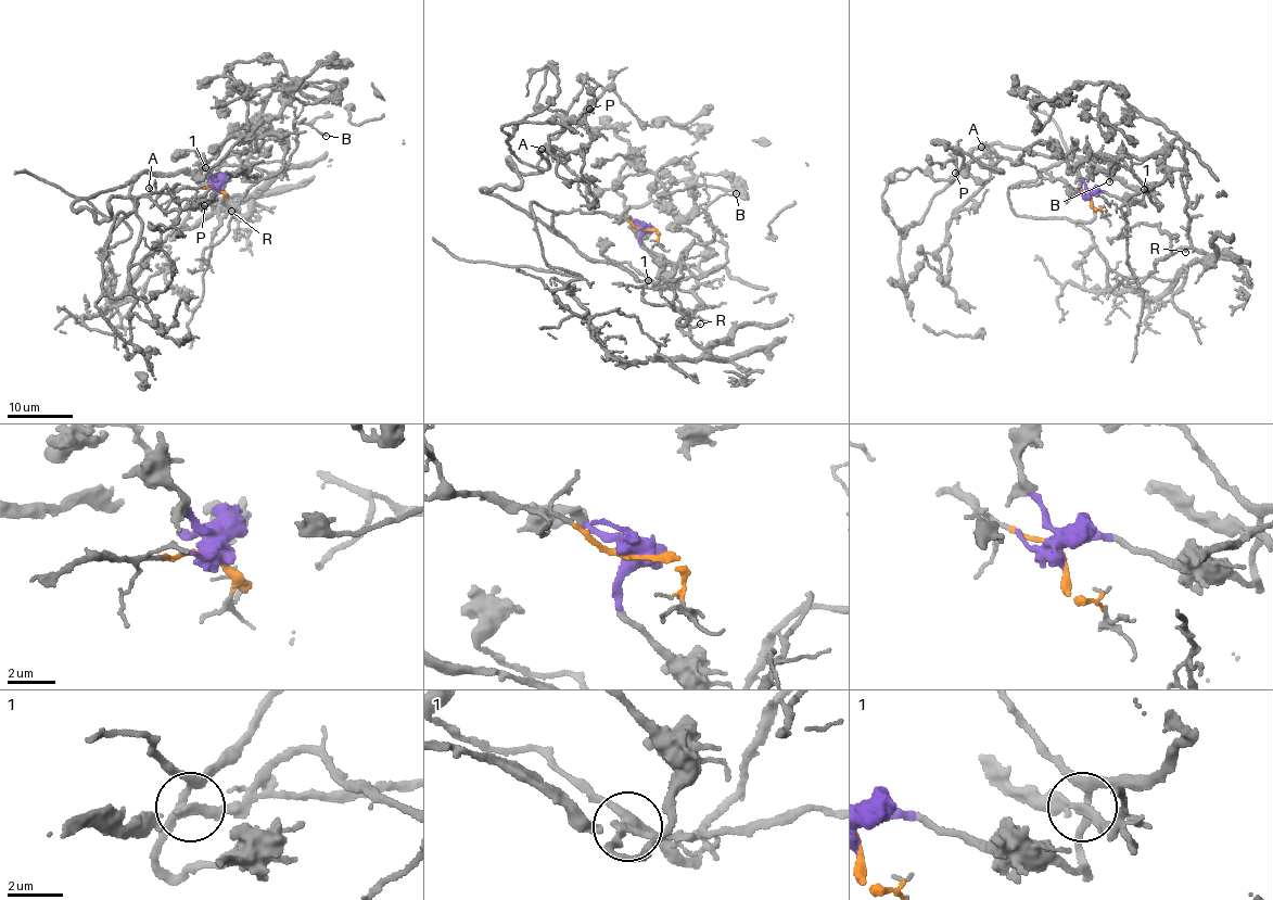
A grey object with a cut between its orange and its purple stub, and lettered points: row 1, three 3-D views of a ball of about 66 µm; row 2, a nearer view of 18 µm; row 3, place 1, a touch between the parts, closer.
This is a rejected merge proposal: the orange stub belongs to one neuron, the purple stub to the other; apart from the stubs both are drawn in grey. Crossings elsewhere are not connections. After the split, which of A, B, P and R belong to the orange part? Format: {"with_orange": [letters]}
{"with_orange": ["A", "B", "P"]}

